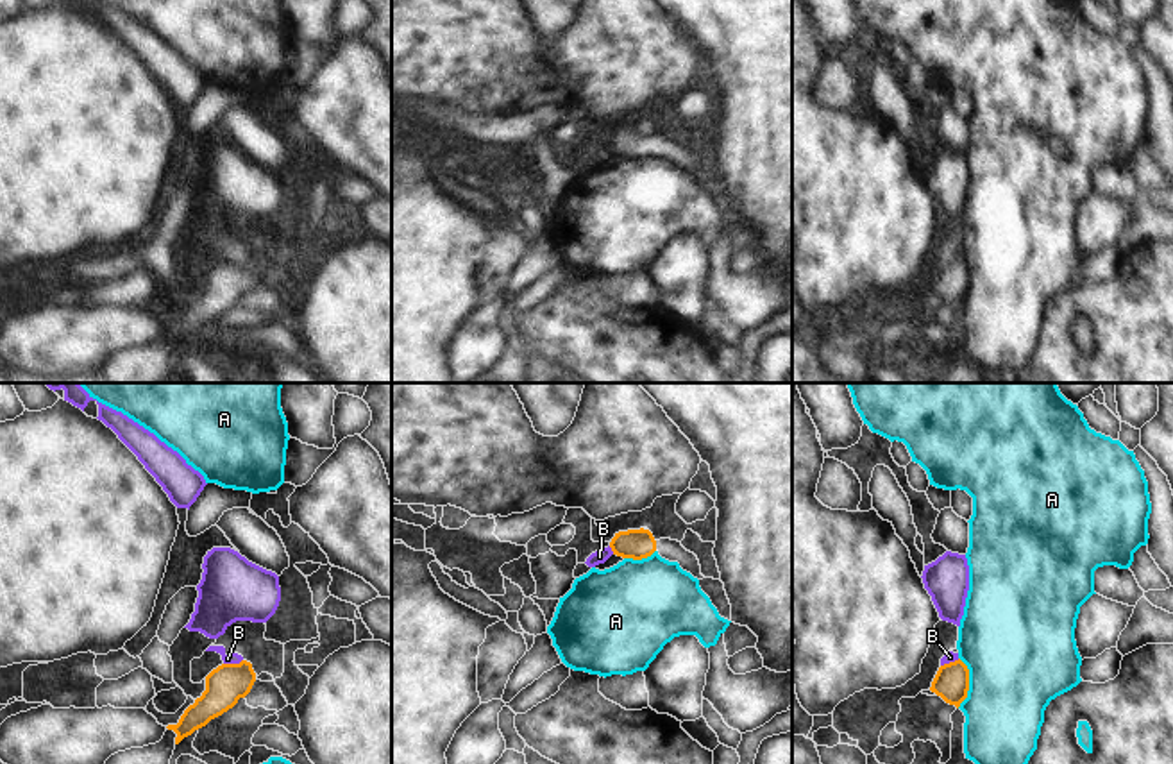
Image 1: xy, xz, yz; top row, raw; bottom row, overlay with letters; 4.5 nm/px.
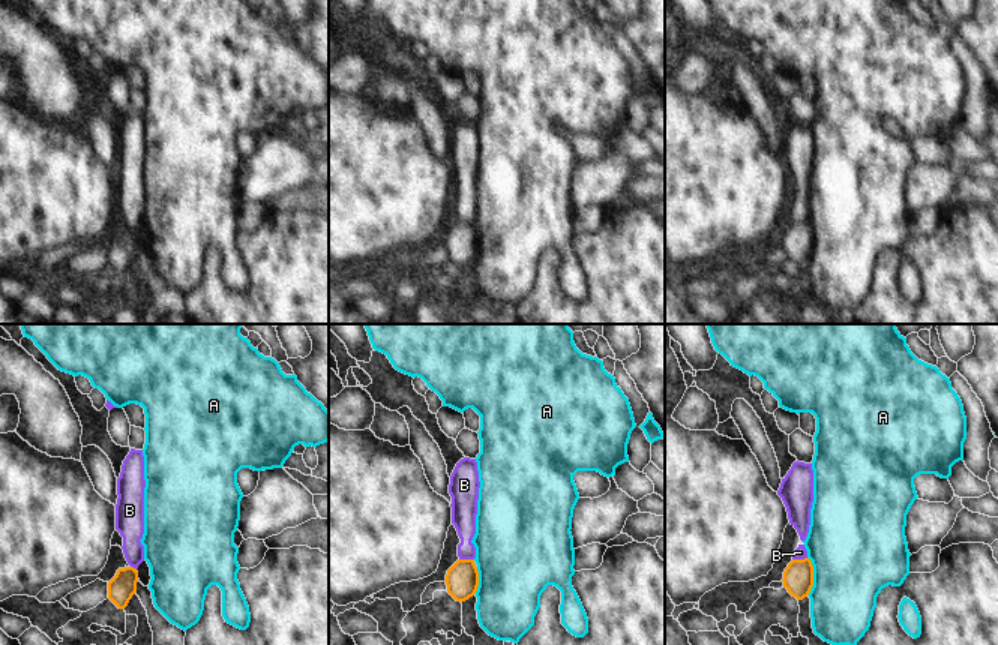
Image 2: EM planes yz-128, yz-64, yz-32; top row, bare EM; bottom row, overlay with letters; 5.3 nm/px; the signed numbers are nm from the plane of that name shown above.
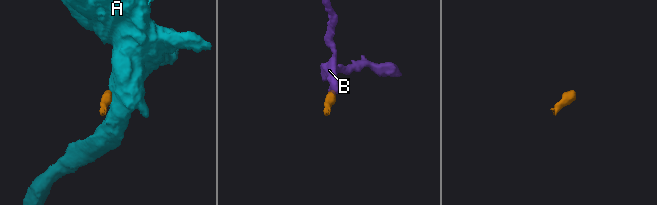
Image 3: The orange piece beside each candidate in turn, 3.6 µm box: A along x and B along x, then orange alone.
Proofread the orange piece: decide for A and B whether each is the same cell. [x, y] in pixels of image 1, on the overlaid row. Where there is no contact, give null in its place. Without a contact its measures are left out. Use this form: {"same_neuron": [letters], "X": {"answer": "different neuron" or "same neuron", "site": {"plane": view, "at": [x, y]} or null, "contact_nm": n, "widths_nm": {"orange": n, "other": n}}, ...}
{"same_neuron": [], "A": {"answer": "different neuron", "site": {"plane": "yz", "at": [968, 682]}, "contact_nm": 240, "widths_nm": {"orange": 160, "other": 460}}, "B": {"answer": "different neuron", "site": {"plane": "xy", "at": [233, 664]}, "contact_nm": 90, "widths_nm": {"orange": 180, "other": 50}}}

